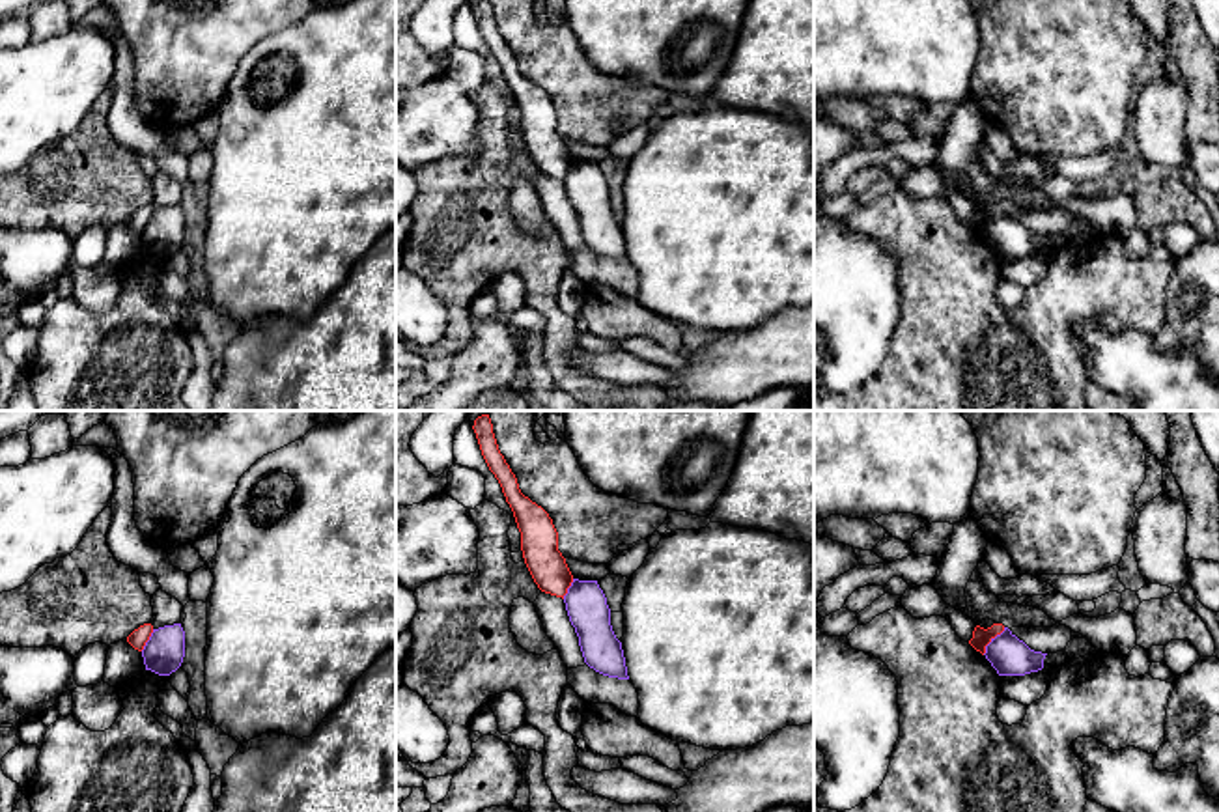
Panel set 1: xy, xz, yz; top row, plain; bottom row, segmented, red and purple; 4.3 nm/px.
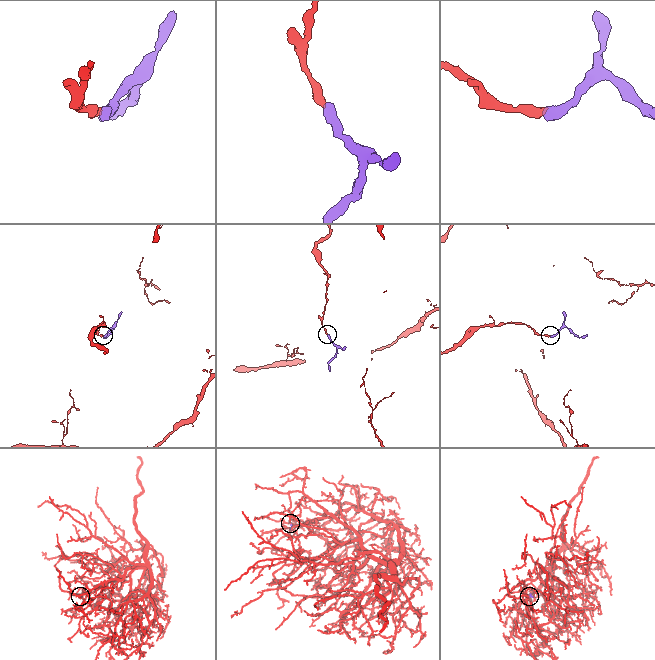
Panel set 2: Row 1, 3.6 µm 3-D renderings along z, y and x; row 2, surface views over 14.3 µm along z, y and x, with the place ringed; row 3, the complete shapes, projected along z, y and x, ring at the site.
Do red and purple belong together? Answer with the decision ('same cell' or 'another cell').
another cell

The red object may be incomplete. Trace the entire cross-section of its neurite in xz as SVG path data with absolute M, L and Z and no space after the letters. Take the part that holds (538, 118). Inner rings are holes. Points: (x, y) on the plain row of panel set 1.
M476 0L472 11L482 37L513 93L521 114L523 140L534 164L541 174L564 181L573 164L573 157L558 133L558 114L553 101L541 88L521 75L515 56L498 32L491 0Z

